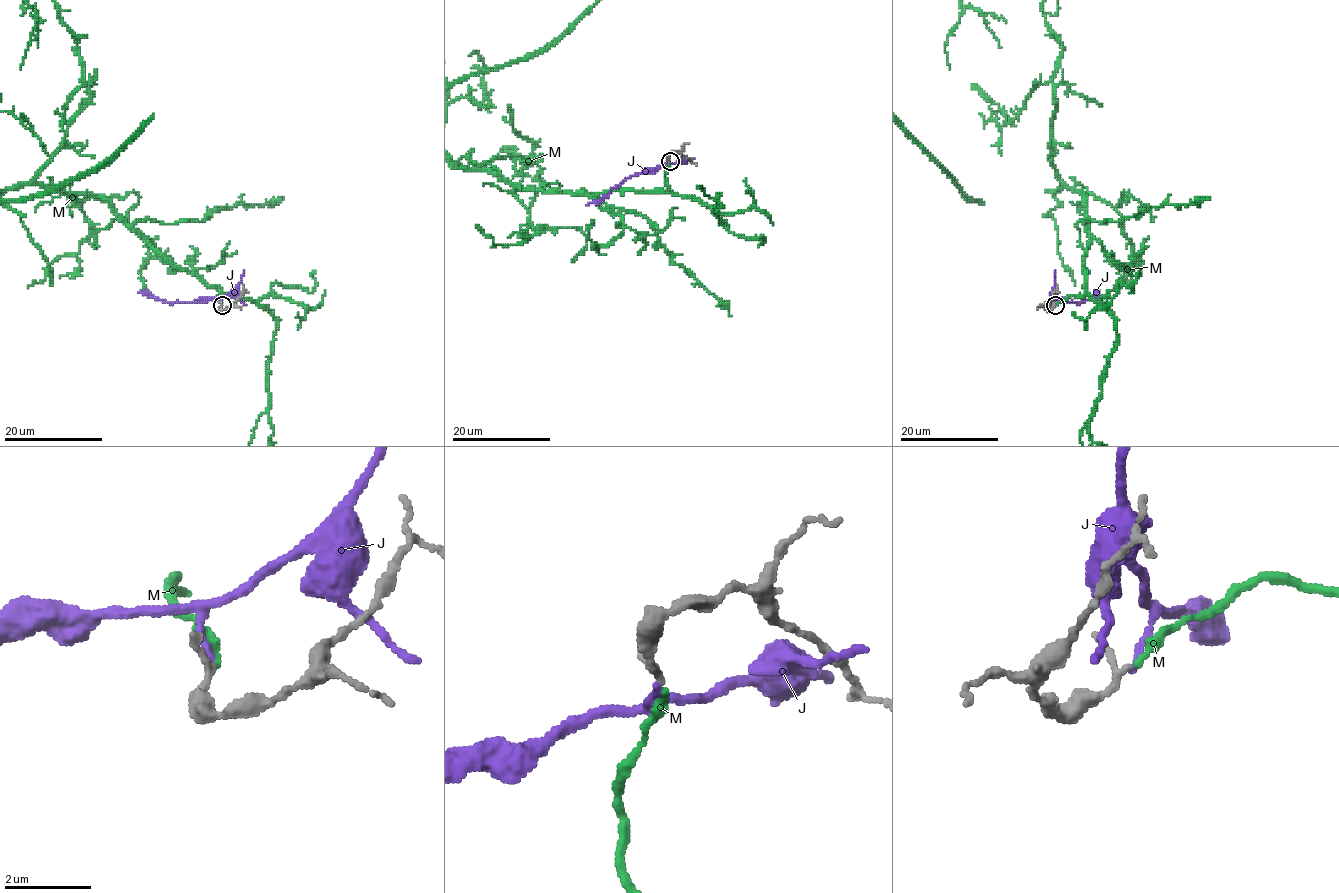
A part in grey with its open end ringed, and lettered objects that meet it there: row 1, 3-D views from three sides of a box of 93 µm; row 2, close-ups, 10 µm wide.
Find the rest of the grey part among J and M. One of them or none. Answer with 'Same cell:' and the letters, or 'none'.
Same cell: M

